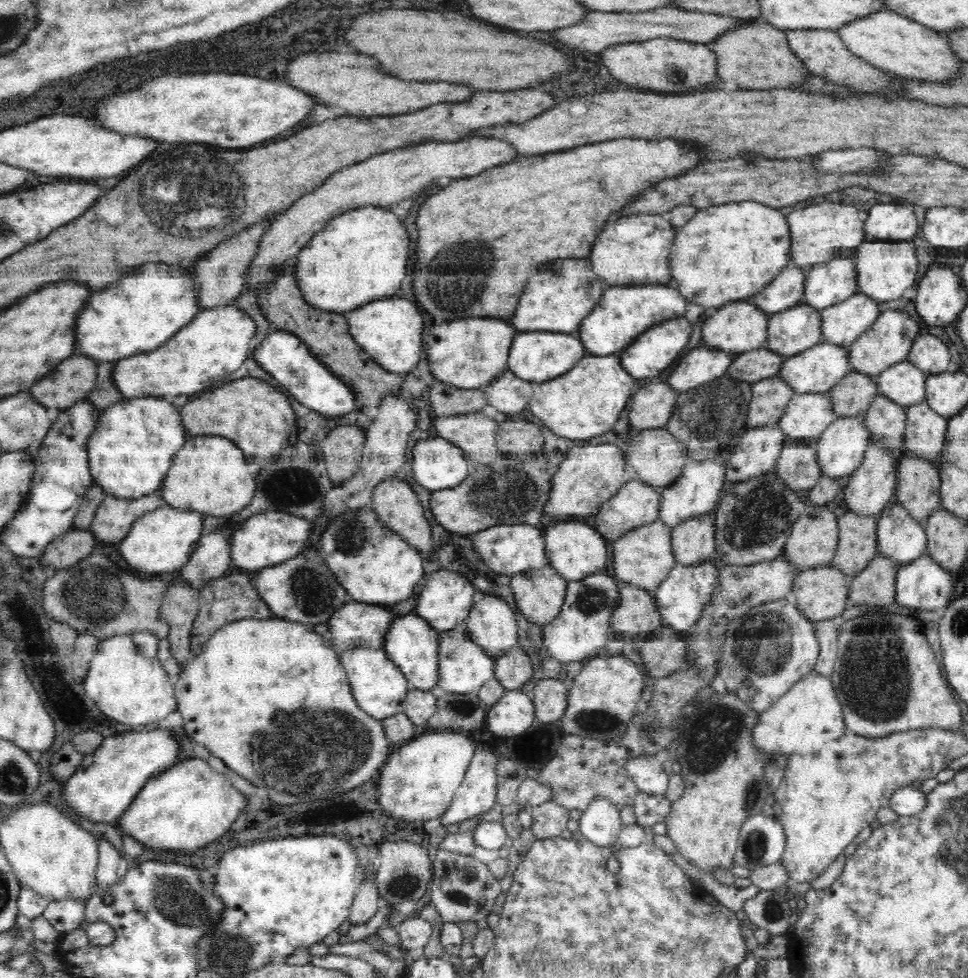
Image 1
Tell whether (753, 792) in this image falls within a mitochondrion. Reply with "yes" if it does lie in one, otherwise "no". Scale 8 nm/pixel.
yes

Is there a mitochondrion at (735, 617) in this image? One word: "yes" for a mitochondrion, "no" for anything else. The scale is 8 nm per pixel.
yes

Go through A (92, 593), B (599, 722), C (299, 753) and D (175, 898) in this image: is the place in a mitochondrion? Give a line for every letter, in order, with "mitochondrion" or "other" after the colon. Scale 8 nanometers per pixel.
A: mitochondrion
B: mitochondrion
C: mitochondrion
D: mitochondrion

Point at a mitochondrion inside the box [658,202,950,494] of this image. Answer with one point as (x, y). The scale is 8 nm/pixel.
(707, 416)

